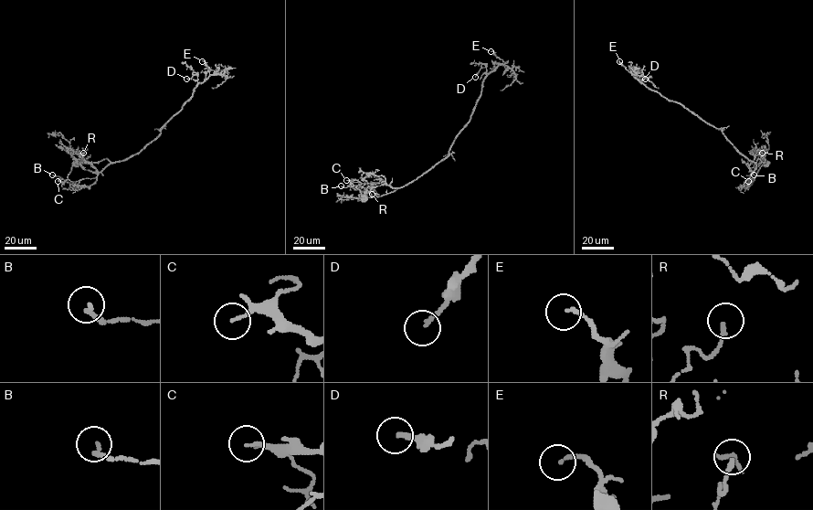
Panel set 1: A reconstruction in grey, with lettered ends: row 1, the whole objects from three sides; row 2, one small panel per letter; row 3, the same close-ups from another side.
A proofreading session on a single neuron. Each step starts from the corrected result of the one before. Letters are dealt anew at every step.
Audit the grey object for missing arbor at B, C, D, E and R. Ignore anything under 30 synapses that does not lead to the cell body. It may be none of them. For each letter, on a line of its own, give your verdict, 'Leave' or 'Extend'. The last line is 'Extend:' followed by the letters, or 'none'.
B: Leave
C: Leave
D: Leave
E: Leave
R: Leave
Extend: none

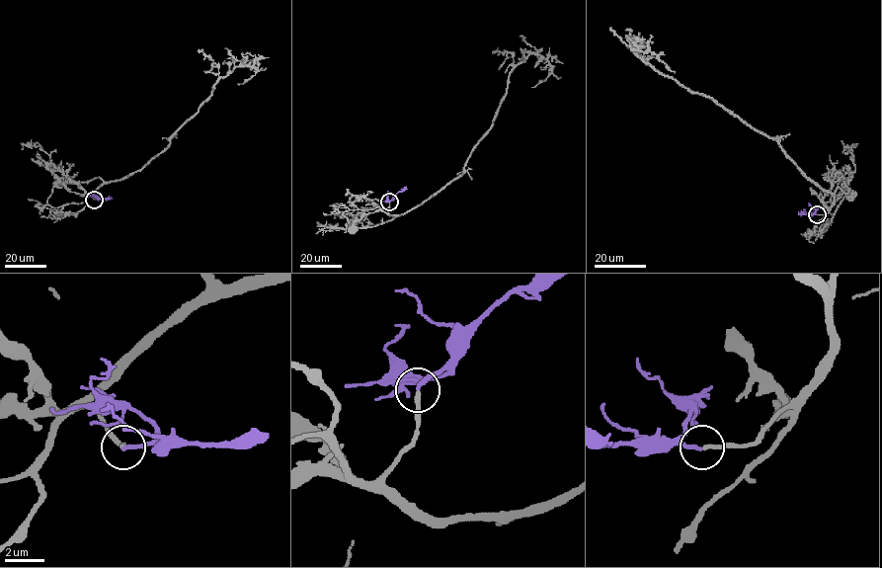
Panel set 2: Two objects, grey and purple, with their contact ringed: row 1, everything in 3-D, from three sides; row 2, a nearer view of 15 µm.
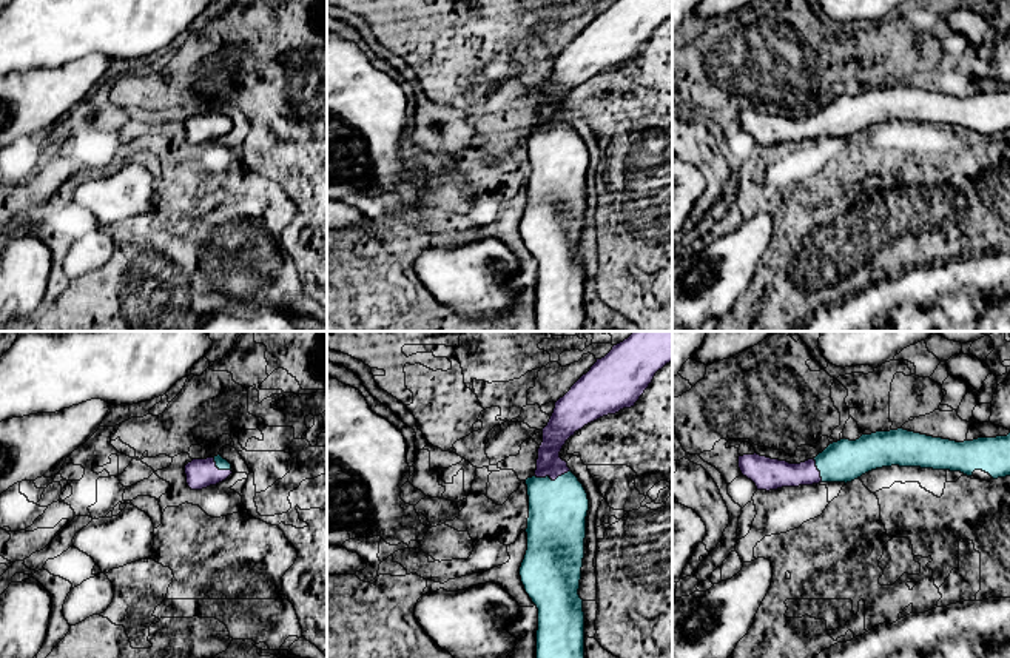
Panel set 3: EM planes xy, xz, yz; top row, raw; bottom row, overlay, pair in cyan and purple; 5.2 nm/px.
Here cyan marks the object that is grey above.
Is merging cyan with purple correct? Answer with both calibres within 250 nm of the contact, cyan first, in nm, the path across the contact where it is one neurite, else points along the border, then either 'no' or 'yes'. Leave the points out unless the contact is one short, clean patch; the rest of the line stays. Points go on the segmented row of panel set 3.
300/140 nm | across xz (557, 509), (551, 480), (551, 446), (555, 433) | yes

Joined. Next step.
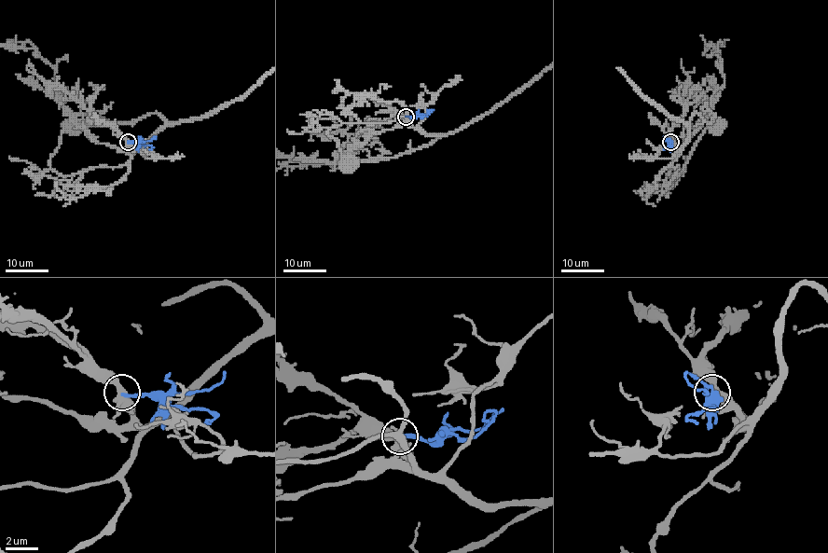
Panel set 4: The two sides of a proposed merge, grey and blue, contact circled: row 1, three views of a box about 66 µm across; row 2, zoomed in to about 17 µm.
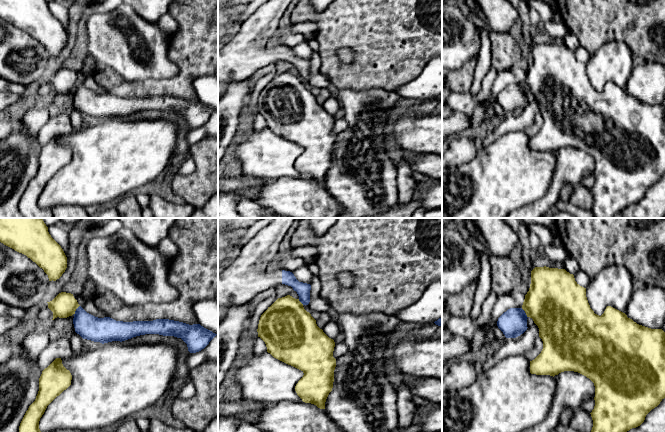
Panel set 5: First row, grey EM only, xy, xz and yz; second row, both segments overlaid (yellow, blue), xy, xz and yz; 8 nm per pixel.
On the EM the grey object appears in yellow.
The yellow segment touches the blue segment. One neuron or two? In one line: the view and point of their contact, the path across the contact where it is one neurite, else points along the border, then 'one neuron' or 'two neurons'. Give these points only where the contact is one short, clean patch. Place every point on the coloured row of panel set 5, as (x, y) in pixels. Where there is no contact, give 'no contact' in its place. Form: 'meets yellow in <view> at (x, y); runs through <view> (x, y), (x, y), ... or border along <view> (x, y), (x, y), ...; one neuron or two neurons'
meets yellow in yz at (525, 312); border along yz (521, 308), (527, 317); two neurons

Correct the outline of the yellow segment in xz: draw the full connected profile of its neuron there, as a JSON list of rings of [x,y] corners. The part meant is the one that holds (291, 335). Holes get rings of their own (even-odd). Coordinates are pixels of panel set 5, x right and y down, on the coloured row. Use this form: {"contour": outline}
{"contour": [[[290,295],[278,298],[261,315],[257,332],[258,337],[265,342],[268,353],[304,373],[295,386],[295,391],[302,401],[325,409],[325,402],[334,382],[335,342],[317,326],[316,320],[304,309],[299,299]]]}

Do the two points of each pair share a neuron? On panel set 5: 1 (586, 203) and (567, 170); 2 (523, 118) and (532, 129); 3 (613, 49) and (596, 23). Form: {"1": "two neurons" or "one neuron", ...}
{"1": "two neurons", "2": "two neurons", "3": "two neurons"}

